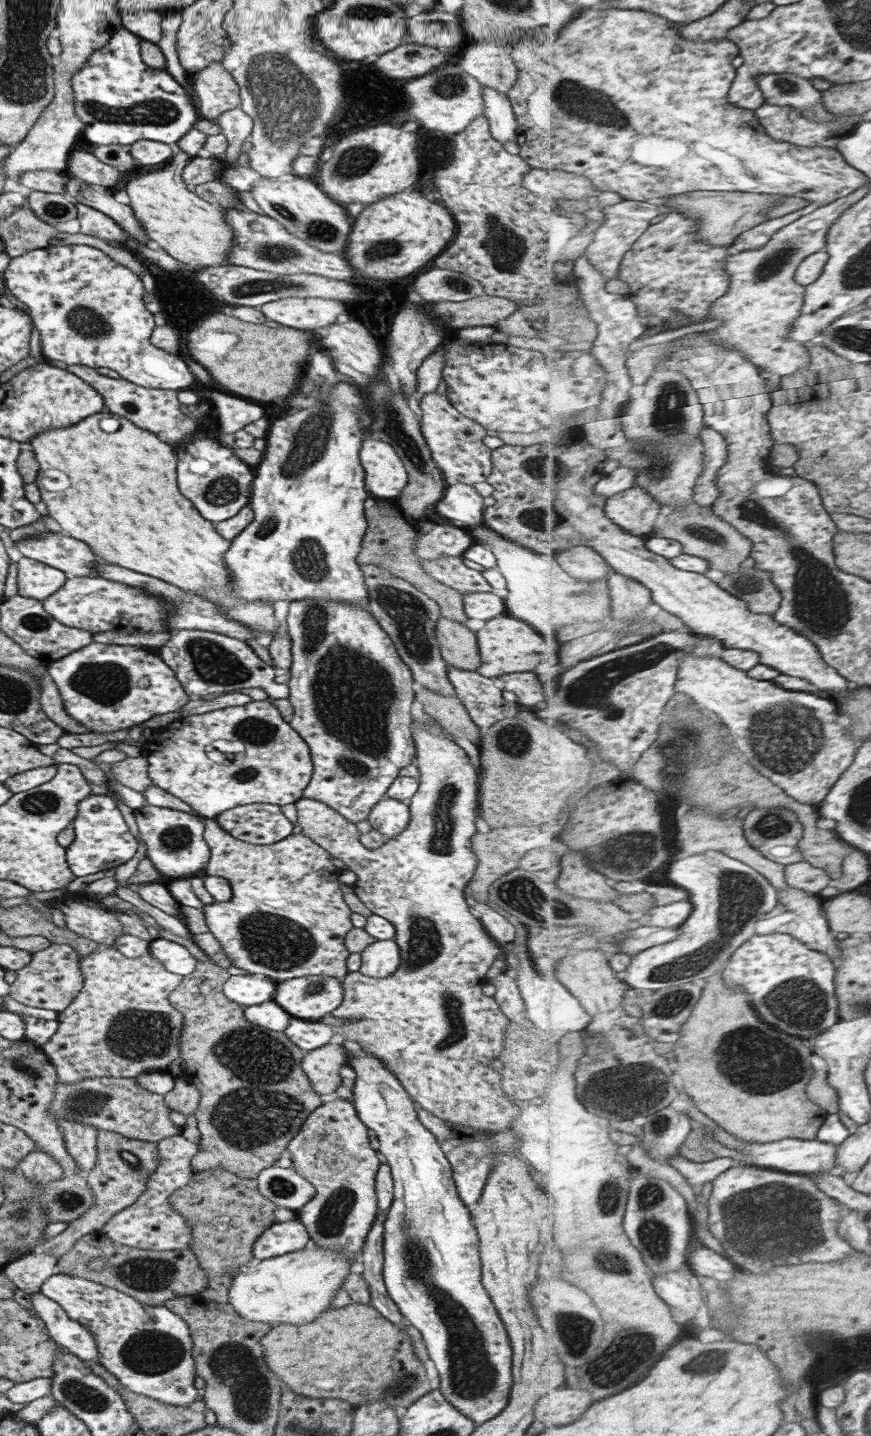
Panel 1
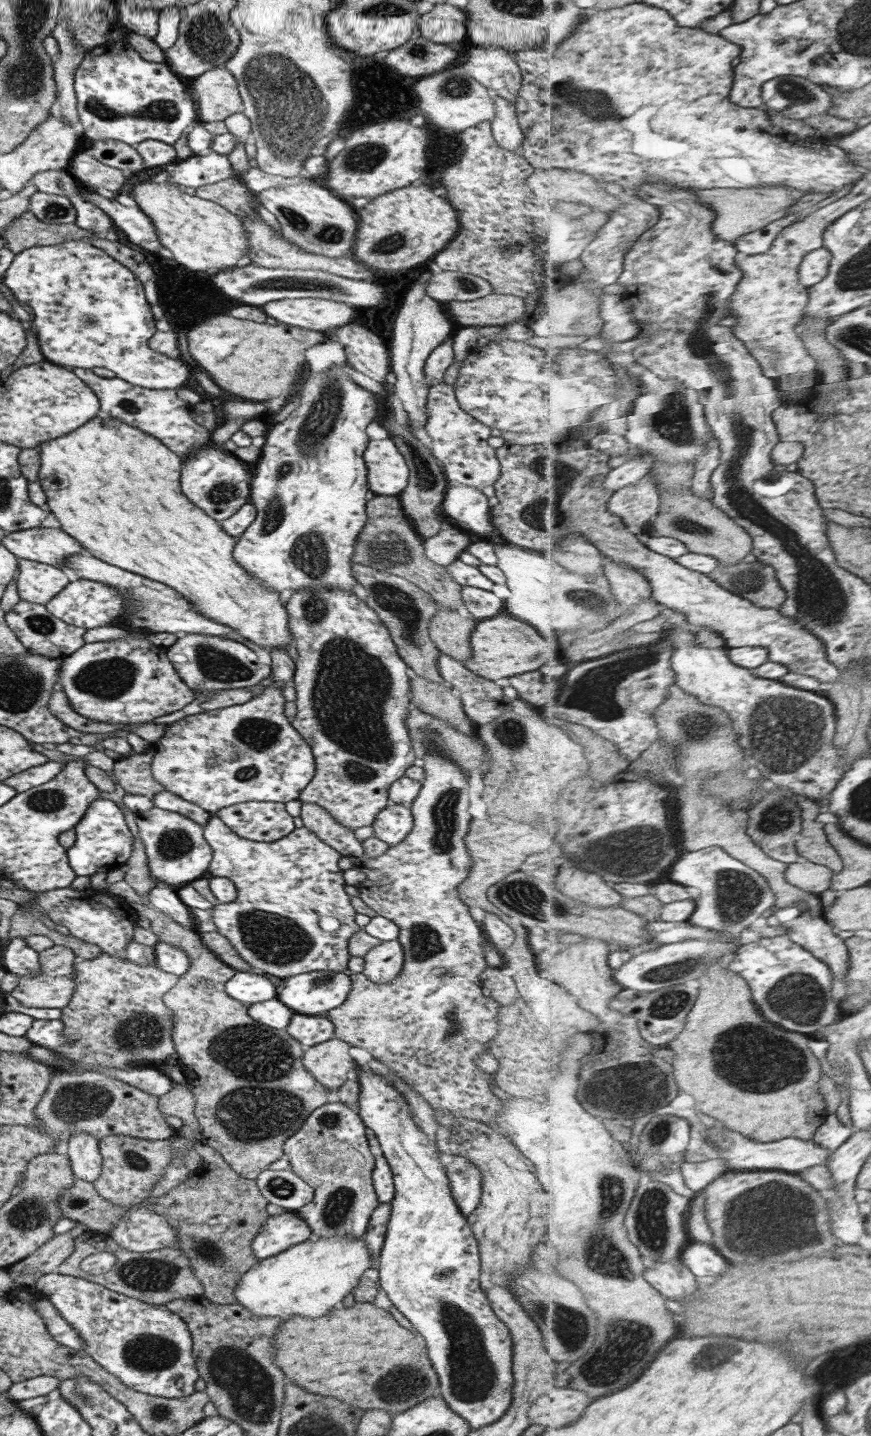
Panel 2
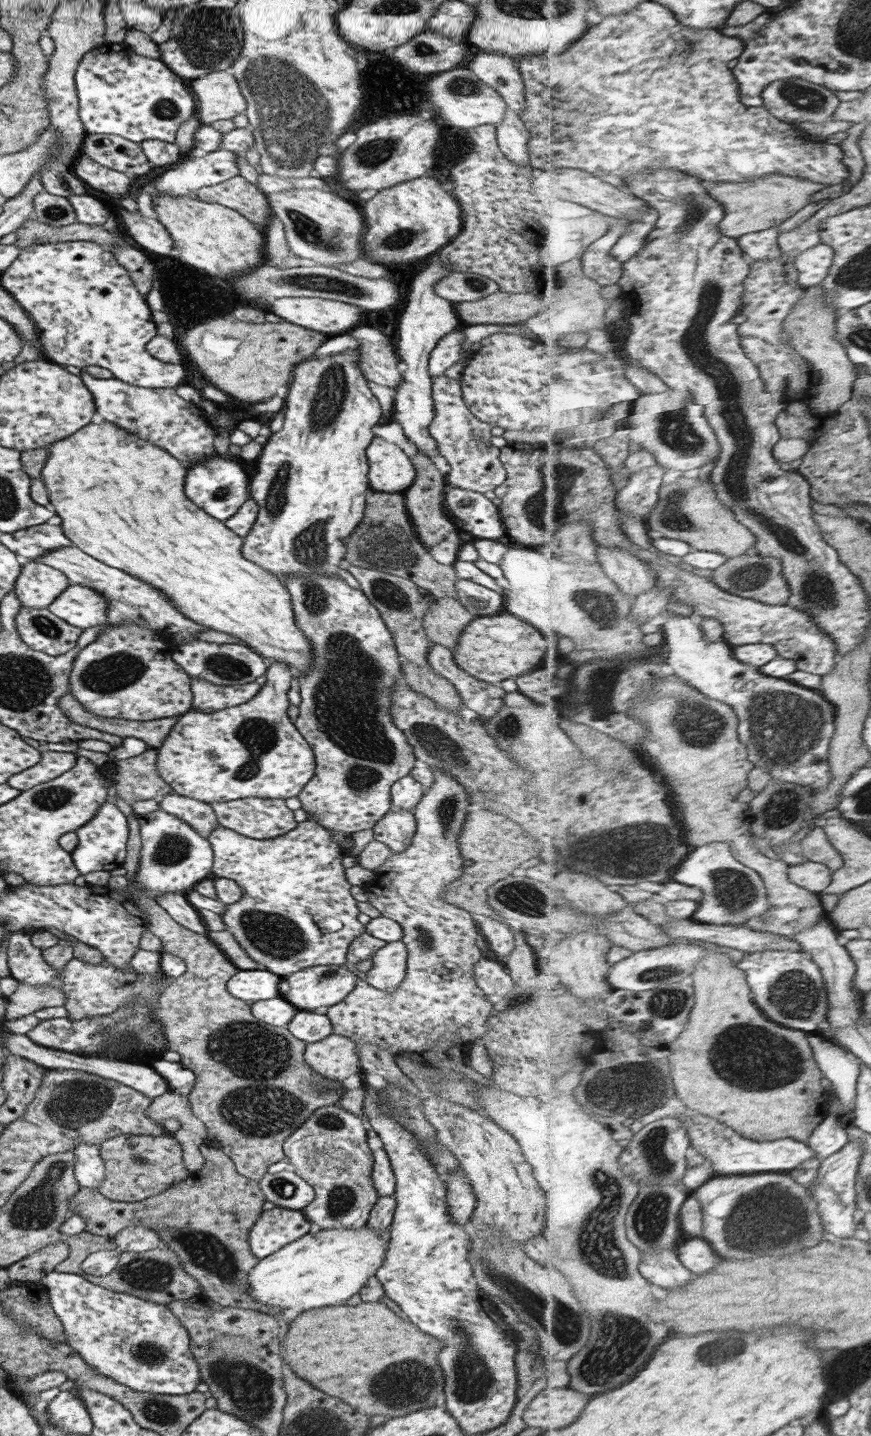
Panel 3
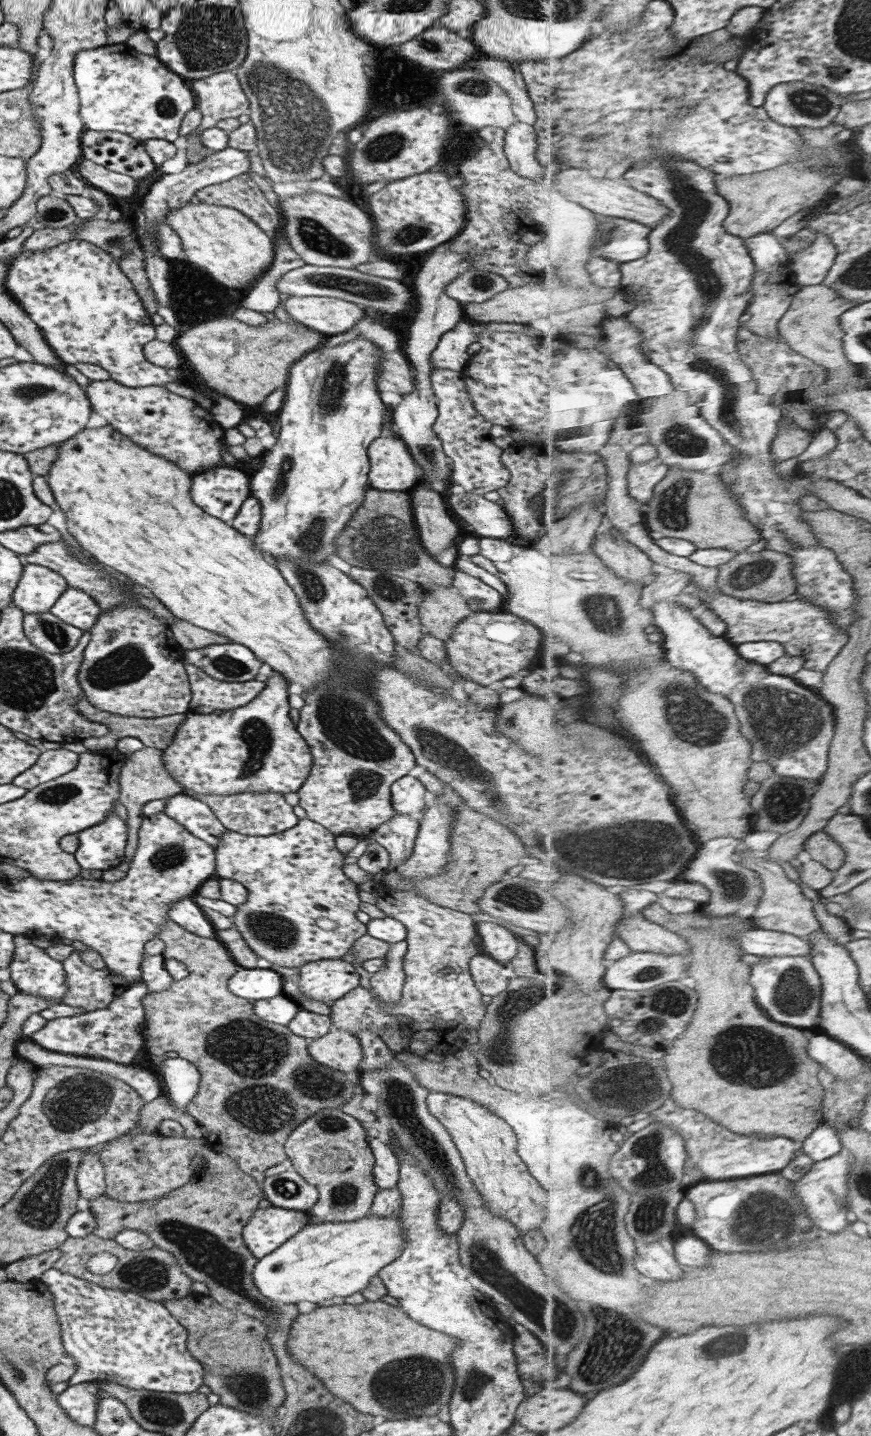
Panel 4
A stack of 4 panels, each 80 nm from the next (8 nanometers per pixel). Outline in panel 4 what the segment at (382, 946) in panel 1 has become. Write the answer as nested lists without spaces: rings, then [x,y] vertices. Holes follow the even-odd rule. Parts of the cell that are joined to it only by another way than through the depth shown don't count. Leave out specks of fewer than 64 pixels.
[[[404,941],[391,945],[387,954],[383,955],[384,967],[369,974],[369,988],[385,1005],[397,1005],[399,1001],[404,981],[401,961],[406,947]]]

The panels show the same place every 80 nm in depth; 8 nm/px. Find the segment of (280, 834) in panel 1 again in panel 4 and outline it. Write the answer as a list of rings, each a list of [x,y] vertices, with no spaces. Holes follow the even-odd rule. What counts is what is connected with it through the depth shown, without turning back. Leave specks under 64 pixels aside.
[[[193,791],[182,792],[206,804],[215,818],[231,832],[245,836],[269,836],[283,832],[295,826],[298,818],[295,817],[291,806],[285,803],[283,795],[274,792],[246,792],[232,795],[198,795]]]

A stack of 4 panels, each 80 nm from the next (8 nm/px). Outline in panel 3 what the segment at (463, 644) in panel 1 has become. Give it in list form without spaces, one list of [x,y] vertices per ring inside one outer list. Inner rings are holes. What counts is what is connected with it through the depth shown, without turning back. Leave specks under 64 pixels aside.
[[[450,596],[433,598],[422,618],[422,627],[431,643],[440,644],[452,652],[461,629],[472,619],[472,614]]]

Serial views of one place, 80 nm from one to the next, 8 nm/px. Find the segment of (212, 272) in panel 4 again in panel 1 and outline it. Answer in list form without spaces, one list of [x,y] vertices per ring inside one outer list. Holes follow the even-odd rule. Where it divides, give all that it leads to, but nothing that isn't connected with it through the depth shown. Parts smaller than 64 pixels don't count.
[[[181,149],[174,150],[161,170],[139,174],[127,181],[122,189],[124,198],[129,199],[128,205],[147,236],[175,260],[184,264],[193,262],[197,269],[227,265],[232,228],[226,223],[221,208],[186,190],[180,174],[190,157]]]

